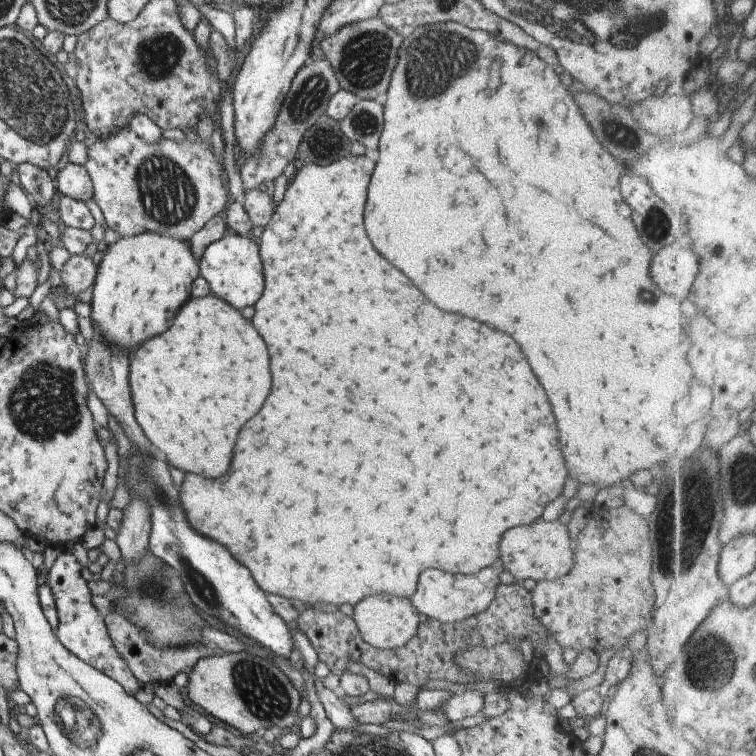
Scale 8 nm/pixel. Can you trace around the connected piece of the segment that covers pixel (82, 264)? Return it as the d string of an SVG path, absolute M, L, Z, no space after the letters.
M71 255L56 275L59 288L77 300L77 294L85 288L91 288L96 275L96 266L90 258L81 255Z

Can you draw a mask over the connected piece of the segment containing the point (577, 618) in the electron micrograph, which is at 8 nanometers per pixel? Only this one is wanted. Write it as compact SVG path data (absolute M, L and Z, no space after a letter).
M626 506L605 510L590 508L587 522L577 533L572 550L571 568L557 580L536 581L530 591L532 611L542 626L551 632L553 640L562 648L580 652L605 652L607 648L621 650L631 634L649 625L654 603L652 574L652 546L649 542L647 518Z

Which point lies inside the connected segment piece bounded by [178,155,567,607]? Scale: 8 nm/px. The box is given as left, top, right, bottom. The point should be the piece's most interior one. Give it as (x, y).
(353, 478)

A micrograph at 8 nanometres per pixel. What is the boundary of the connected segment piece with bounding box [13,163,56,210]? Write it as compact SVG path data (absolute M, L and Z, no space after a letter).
M19 163L13 166L20 187L31 196L34 210L47 206L53 199L55 189L46 170L41 170L29 163Z

